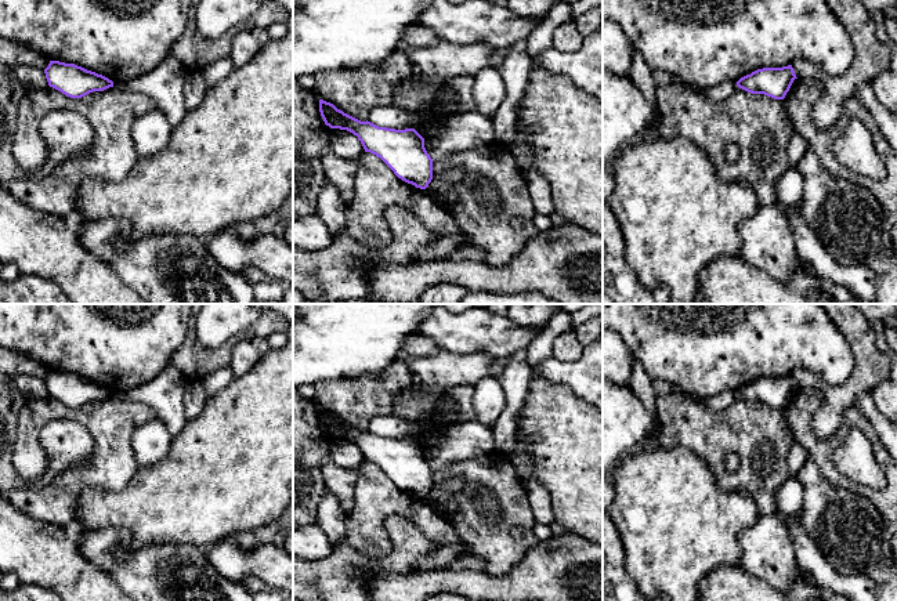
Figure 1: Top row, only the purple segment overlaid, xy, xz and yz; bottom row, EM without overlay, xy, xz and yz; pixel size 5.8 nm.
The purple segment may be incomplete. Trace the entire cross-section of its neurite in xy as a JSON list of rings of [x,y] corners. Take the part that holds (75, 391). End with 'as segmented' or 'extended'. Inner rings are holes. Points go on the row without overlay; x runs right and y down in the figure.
[[[50,370],[44,379],[48,395],[70,408],[82,408],[93,401],[113,397],[113,391],[75,373]]]; as segmented

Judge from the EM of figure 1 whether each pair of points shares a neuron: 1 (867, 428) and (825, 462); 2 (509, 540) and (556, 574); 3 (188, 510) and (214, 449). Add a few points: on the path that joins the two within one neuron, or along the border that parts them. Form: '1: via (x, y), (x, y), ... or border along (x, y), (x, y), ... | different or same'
1: via (853, 423), (827, 448) | same
2: border along (538, 540), (512, 569), (503, 574) | different
3: via (199, 495), (214, 480), (214, 464) | same

